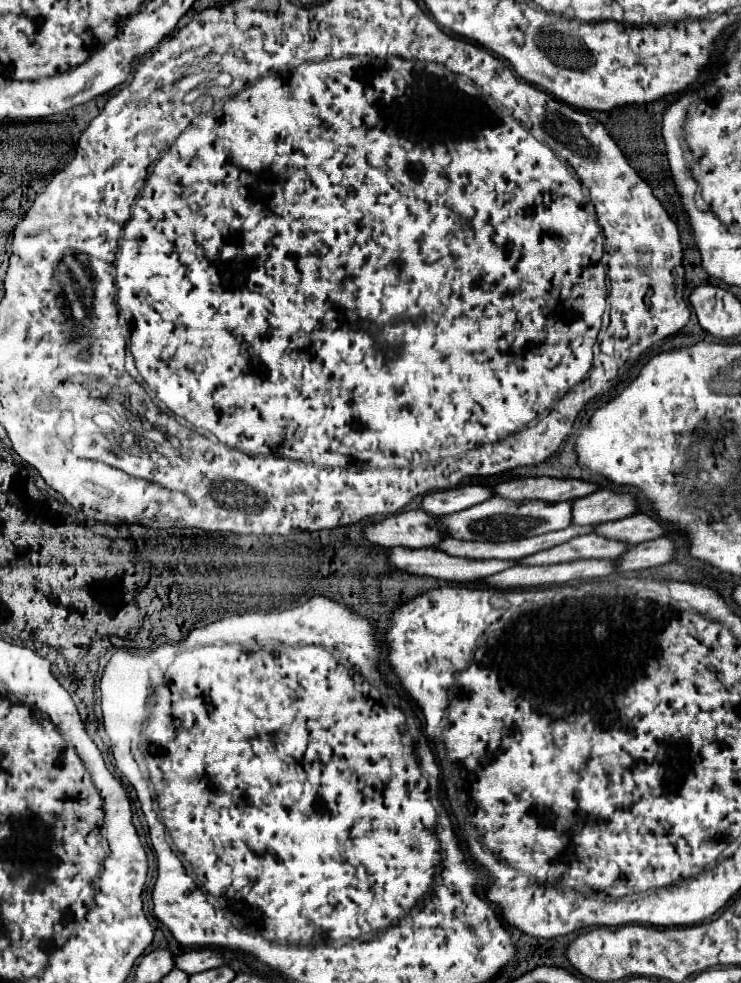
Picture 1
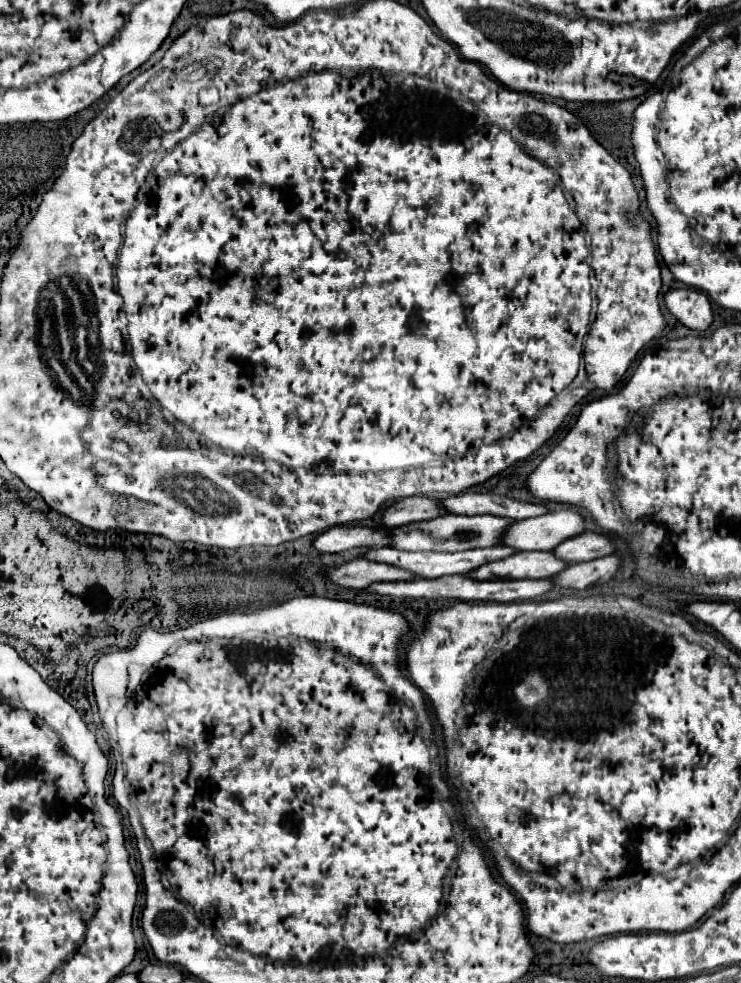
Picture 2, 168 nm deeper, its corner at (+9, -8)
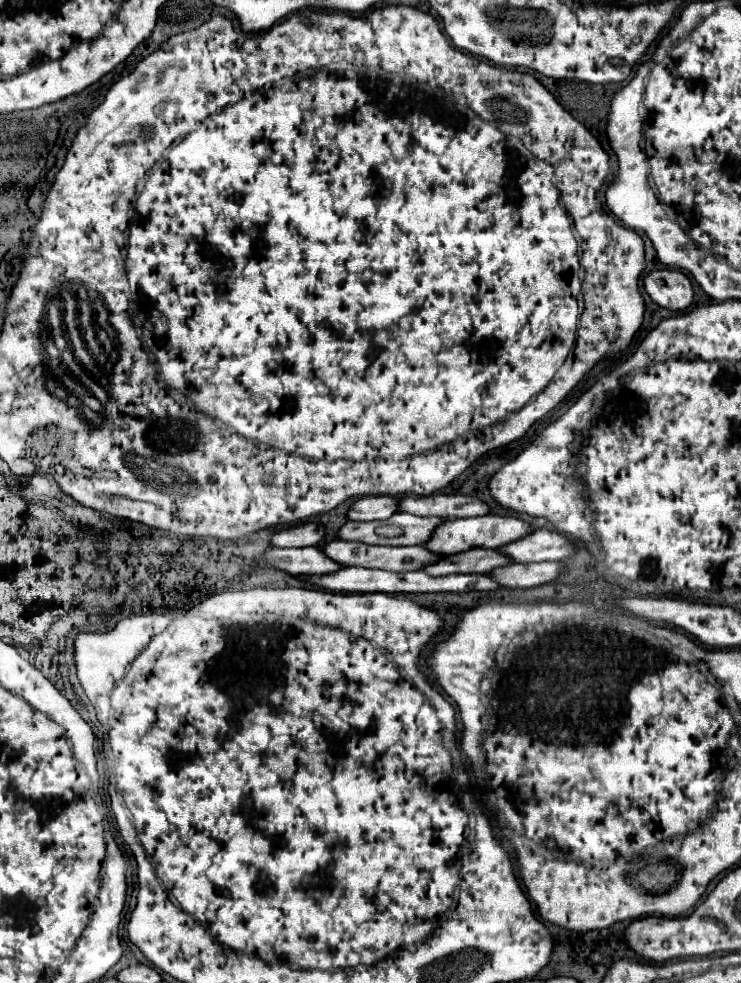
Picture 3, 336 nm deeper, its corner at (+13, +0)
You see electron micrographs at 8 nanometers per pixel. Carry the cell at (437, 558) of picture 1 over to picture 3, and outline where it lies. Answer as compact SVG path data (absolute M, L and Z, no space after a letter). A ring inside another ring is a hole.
M308 546L308 548L270 548L264 552L268 564L288 570L290 574L302 574L302 576L324 576L338 572L344 568L320 546Z

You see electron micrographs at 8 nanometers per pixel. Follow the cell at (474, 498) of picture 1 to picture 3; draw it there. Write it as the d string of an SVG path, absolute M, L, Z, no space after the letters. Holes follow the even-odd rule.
M366 496L350 508L348 520L388 520L398 510L400 500L394 496Z

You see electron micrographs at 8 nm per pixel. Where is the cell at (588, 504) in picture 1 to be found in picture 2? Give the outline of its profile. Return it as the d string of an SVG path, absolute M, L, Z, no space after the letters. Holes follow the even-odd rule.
M560 508L538 518L512 522L504 530L500 544L516 550L552 550L582 530L584 518L572 508Z

